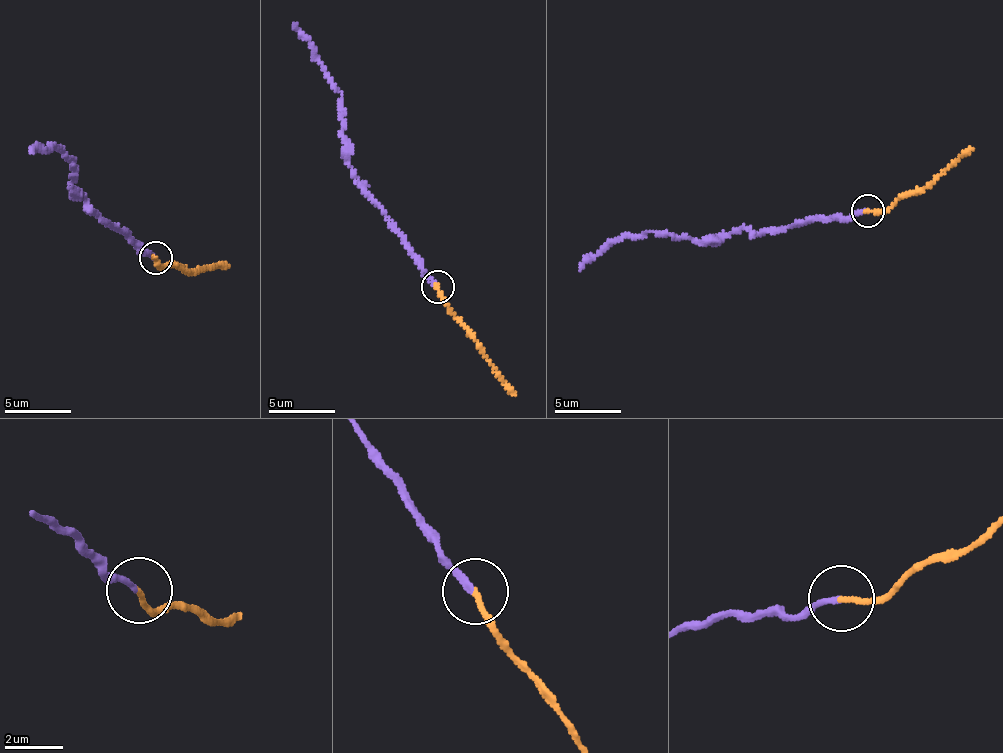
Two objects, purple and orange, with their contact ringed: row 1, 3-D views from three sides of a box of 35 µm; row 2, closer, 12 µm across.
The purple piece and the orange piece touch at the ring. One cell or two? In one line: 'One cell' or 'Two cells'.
Two cells

